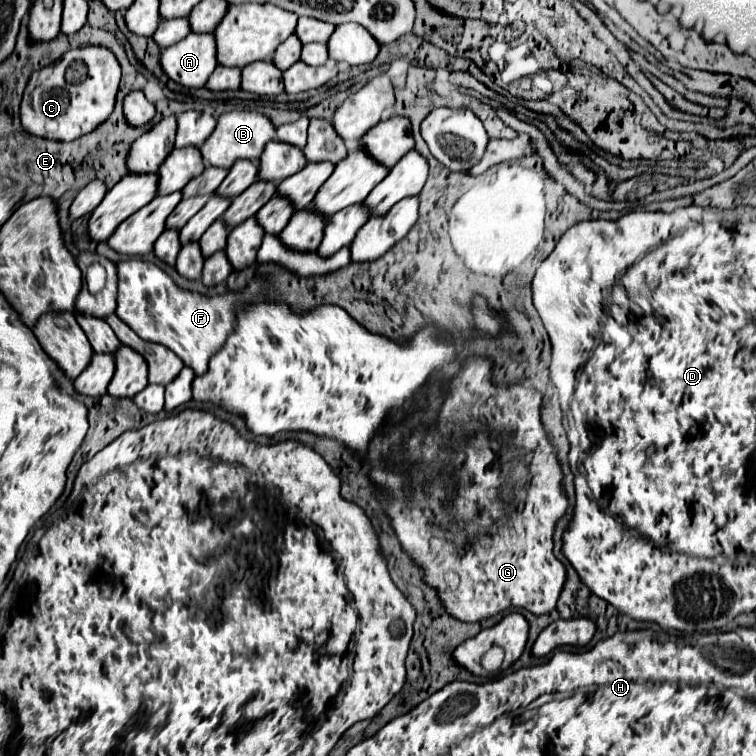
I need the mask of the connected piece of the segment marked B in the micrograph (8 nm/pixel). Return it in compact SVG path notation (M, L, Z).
M229 111L217 119L213 135L201 145L201 155L207 165L229 169L237 159L259 159L265 145L275 137L275 123L257 111Z

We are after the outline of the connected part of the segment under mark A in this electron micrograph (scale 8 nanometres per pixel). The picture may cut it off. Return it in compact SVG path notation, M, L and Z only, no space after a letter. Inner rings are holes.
M189 33L161 53L161 65L173 81L185 87L203 87L217 67L215 45L211 33Z

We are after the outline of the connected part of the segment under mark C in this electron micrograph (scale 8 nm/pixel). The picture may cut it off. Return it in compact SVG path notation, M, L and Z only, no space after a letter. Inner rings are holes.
M87 45L75 51L67 51L63 59L57 59L55 63L31 75L21 101L21 123L27 133L37 137L57 139L57 141L79 139L81 135L93 131L99 123L103 123L111 115L119 81L121 81L121 65L111 49L99 45ZM73 61L85 61L89 69L87 79L77 85L67 83L65 79L65 69Z

